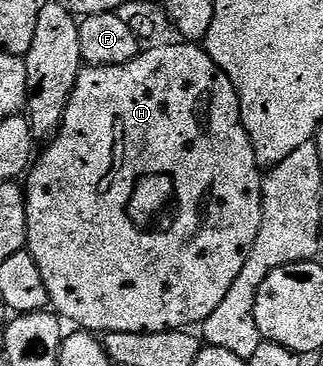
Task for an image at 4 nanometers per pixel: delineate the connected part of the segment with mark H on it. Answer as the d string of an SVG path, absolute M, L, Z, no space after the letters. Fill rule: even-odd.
M176 41L177 43L165 43L162 47L153 47L142 50L137 58L127 61L123 65L107 65L106 67L82 66L79 77L75 81L75 89L67 101L67 109L63 113L63 121L60 129L52 139L44 144L45 152L36 156L35 162L28 172L27 180L23 190L25 192L25 204L27 205L27 241L26 248L31 257L35 257L35 265L39 265L39 273L43 276L43 285L47 285L49 302L52 310L62 320L70 319L74 328L90 333L159 333L160 331L180 331L192 328L194 325L204 323L219 305L223 305L223 297L235 285L235 277L239 277L243 265L247 265L247 257L251 253L251 245L255 245L255 237L259 237L259 225L263 221L263 193L261 192L261 181L263 178L262 168L255 161L255 149L251 145L251 137L247 137L247 129L241 120L241 106L237 90L233 88L233 82L227 77L227 73L218 71L213 58L207 54L204 46L196 42Z

